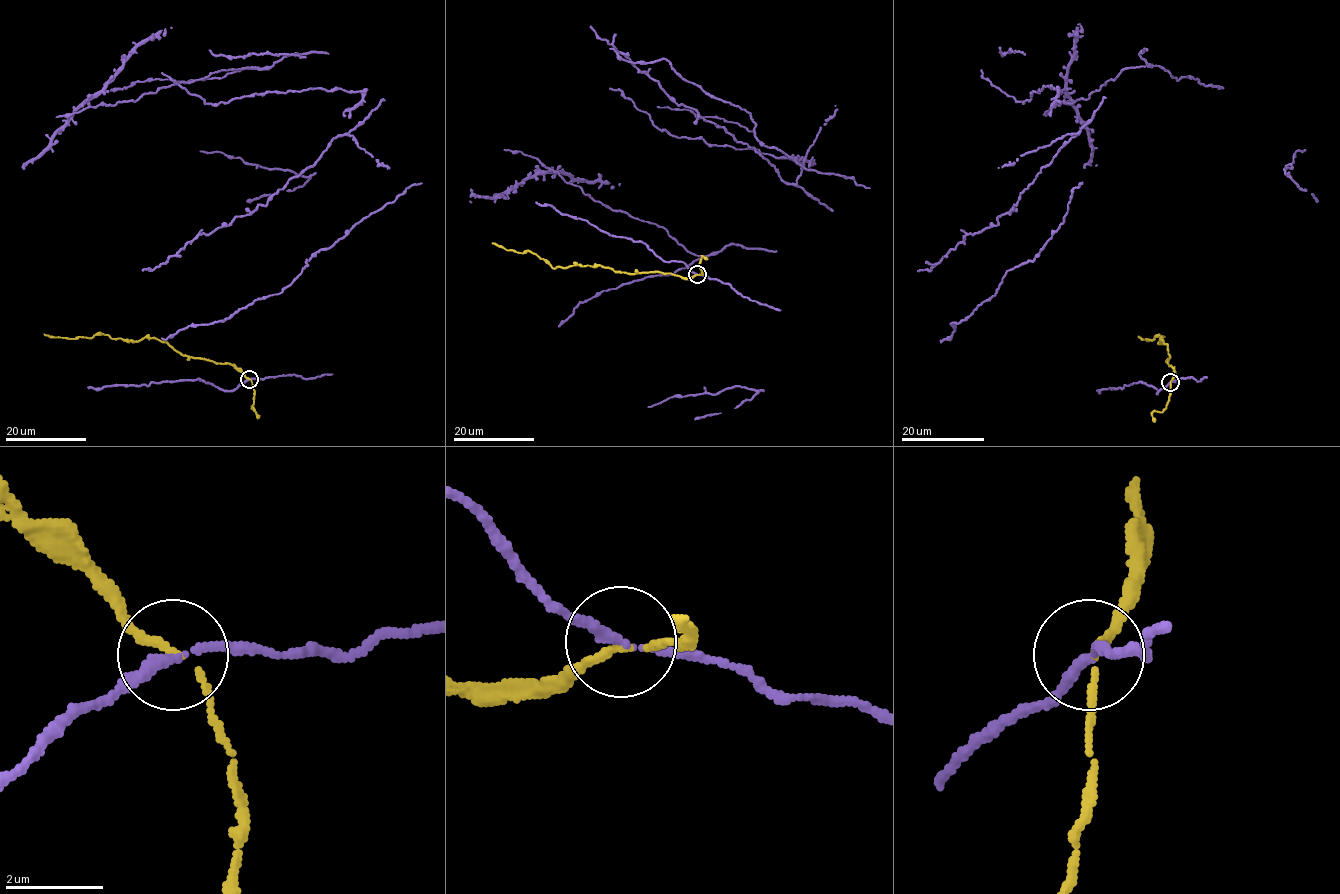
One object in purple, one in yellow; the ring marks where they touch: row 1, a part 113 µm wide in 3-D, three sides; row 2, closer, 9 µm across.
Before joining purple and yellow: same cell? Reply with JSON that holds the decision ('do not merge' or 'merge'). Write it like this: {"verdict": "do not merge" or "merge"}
{"verdict": "do not merge"}

